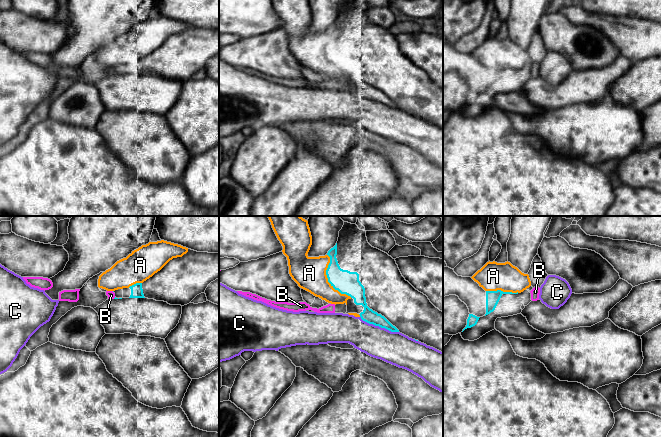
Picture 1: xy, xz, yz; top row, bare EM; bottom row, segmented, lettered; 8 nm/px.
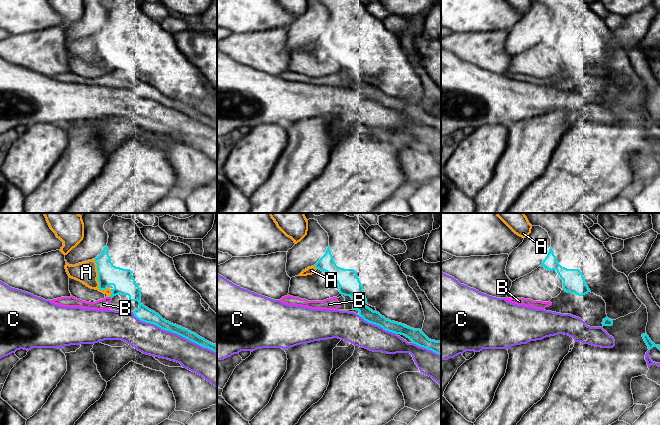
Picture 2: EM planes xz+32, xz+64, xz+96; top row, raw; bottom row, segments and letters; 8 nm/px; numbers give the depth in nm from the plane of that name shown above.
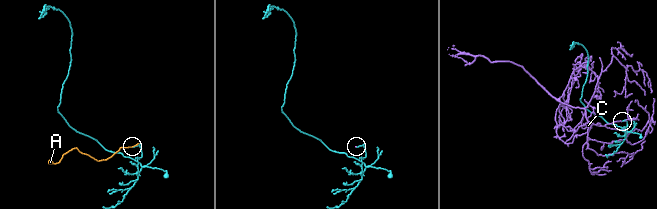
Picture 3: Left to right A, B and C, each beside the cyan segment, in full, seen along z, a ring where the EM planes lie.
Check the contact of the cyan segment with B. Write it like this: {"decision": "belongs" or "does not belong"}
{"decision": "belongs"}

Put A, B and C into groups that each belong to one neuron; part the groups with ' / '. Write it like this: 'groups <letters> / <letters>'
groups A / B / C

